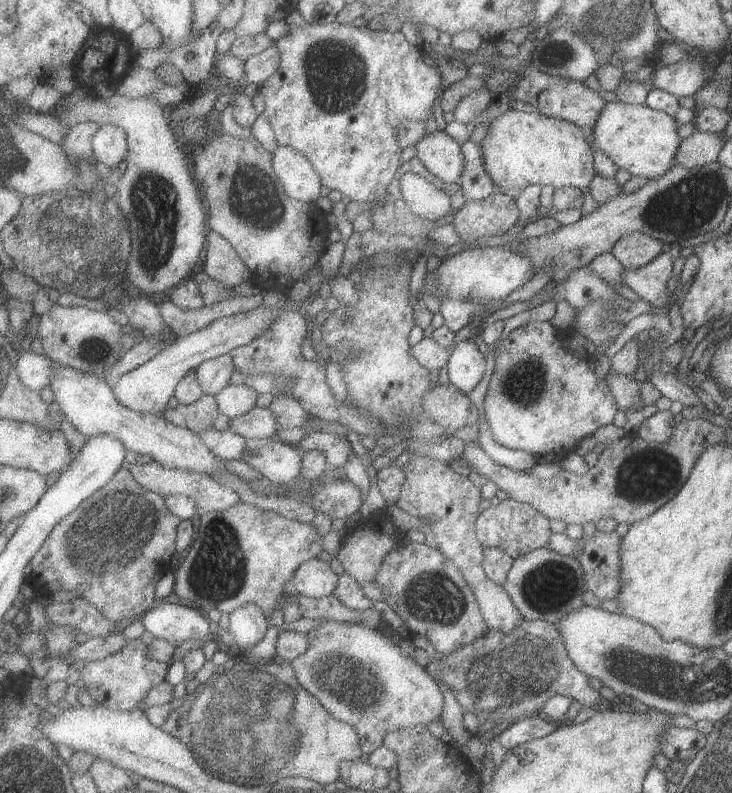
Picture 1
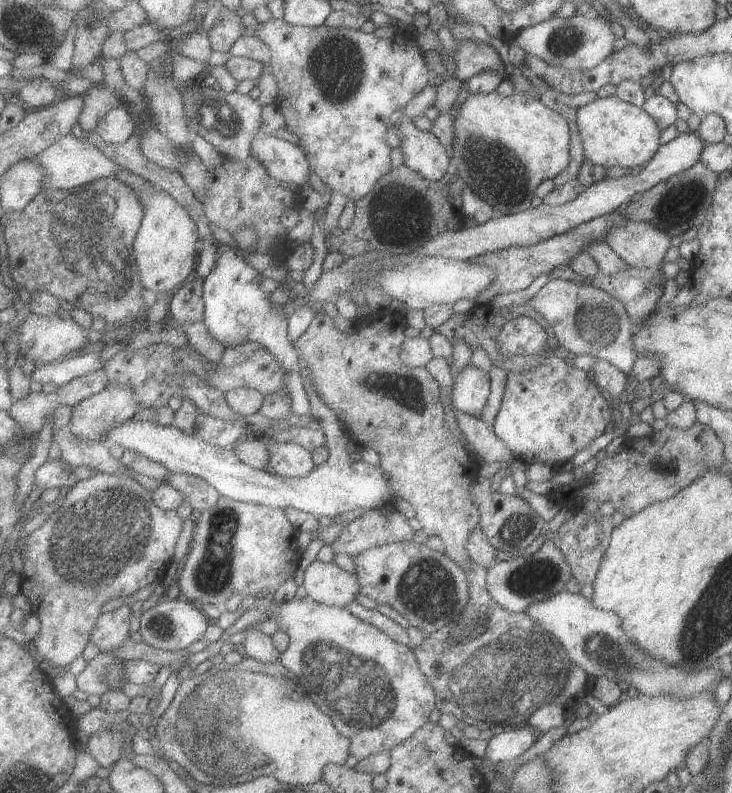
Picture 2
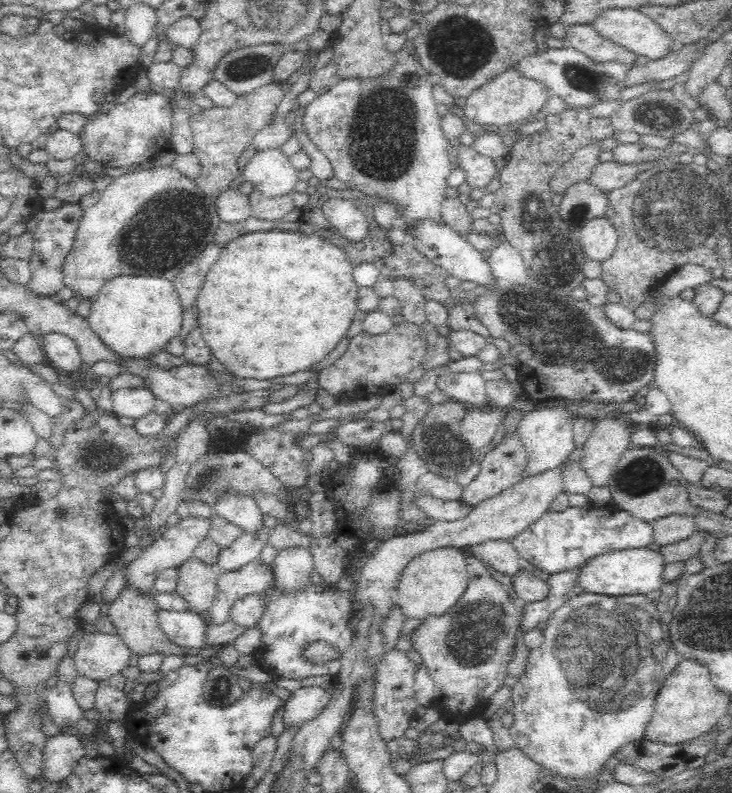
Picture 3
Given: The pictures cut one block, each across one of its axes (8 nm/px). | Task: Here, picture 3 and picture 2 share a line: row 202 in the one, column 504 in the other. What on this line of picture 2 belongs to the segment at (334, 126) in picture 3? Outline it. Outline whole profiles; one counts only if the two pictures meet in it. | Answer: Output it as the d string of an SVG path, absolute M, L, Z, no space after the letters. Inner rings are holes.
M549 353L547 360L531 371L507 374L507 385L500 410L494 420L494 431L511 447L514 457L526 465L539 461L547 464L565 464L587 444L601 436L609 424L609 404L603 400L592 380L582 369L567 364L559 353Z

